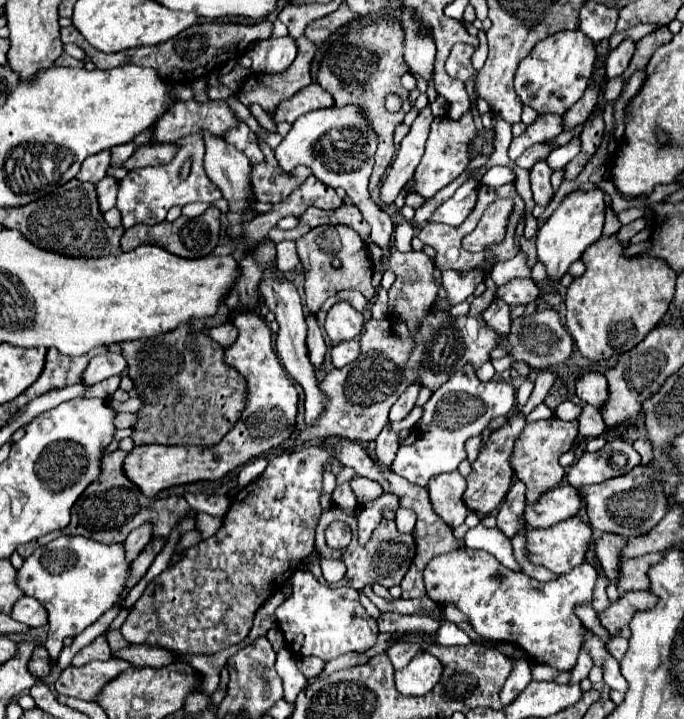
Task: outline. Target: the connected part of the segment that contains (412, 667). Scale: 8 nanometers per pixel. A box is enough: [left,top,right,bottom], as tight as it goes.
[395,653,443,695]

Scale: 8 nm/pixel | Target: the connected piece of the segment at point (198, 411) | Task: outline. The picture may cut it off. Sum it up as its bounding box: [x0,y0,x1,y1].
[121,305,245,445]

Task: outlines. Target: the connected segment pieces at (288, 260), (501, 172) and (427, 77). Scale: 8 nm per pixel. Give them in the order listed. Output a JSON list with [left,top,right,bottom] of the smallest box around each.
[[277,241,301,275],[481,167,515,187],[403,11,435,83]]

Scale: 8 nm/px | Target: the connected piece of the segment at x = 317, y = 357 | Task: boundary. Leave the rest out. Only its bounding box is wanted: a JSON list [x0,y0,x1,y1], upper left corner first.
[307,317,327,369]

